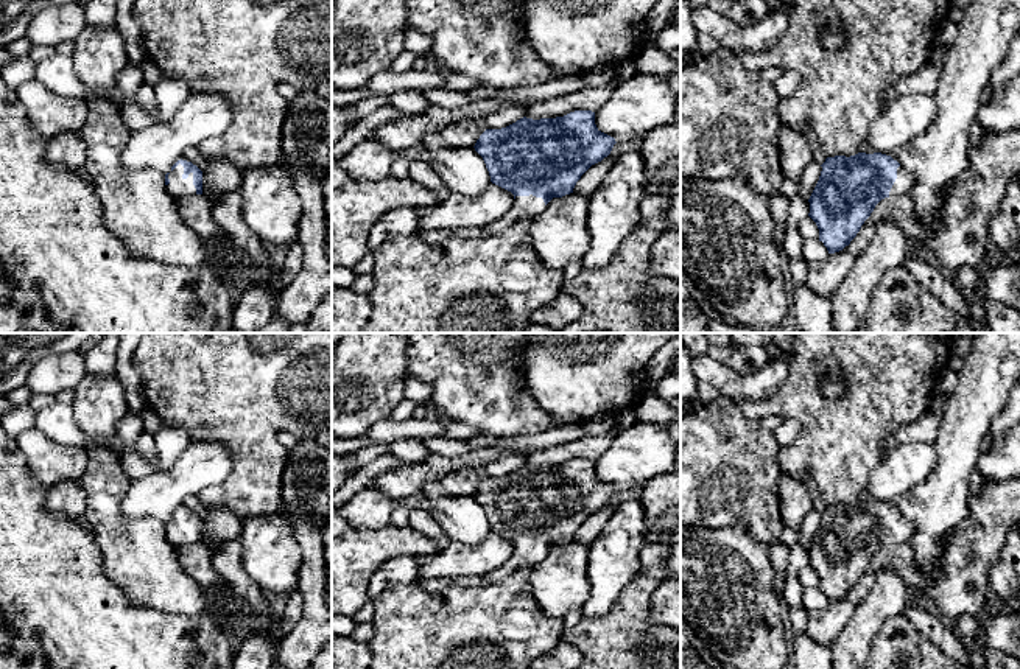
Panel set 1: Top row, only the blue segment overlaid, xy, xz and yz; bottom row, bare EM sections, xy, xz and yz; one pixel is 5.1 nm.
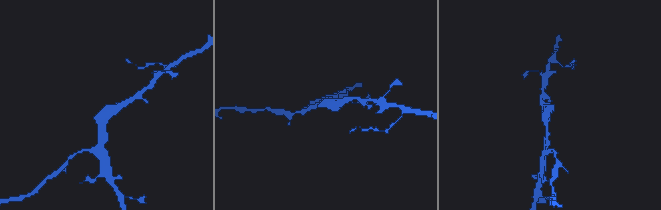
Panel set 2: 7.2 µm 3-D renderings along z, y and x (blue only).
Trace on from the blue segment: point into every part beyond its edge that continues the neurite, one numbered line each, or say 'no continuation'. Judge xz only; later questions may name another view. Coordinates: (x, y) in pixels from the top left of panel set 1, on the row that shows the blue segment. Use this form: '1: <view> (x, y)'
1: xz (524, 206)

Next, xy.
1: xy (178, 187)

